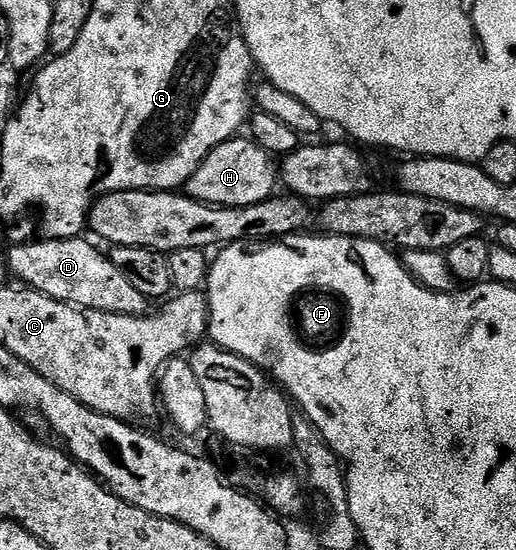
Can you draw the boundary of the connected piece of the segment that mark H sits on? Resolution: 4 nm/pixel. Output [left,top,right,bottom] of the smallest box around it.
[186,135,278,207]

